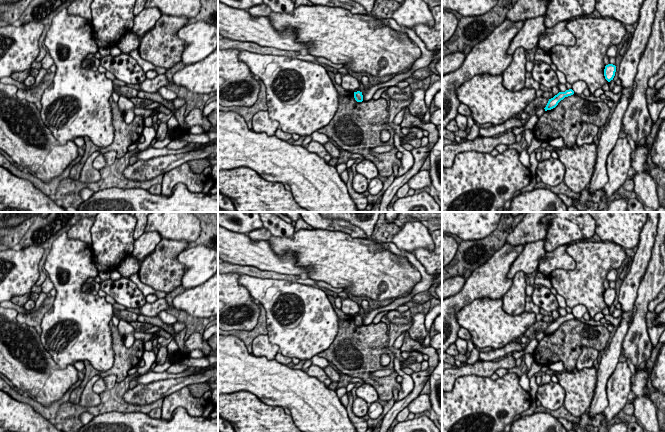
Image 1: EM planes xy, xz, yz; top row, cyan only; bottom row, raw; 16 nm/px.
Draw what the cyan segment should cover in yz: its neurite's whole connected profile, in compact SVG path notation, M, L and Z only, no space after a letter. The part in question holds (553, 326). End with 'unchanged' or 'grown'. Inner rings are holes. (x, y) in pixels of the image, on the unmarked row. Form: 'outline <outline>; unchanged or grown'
outline M572 313L566 314L565 316L559 316L553 322L549 323L546 331L544 332L545 335L555 332L561 324L573 318L574 318L574 315Z; unchanged

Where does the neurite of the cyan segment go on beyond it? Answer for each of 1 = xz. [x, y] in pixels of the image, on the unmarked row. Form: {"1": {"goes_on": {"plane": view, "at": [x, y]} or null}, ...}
{"1": {"goes_on": null}}

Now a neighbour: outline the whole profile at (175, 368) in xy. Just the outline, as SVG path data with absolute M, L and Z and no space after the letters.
M177 362L177 363L171 364L171 366L166 370L166 372L169 374L177 374L177 373L182 373L186 371L188 368L189 366L183 365Z

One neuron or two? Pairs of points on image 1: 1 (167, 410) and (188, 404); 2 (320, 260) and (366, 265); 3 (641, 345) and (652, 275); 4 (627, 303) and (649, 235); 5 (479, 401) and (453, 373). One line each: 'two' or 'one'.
1: one
2: one
3: one
4: one
5: two

